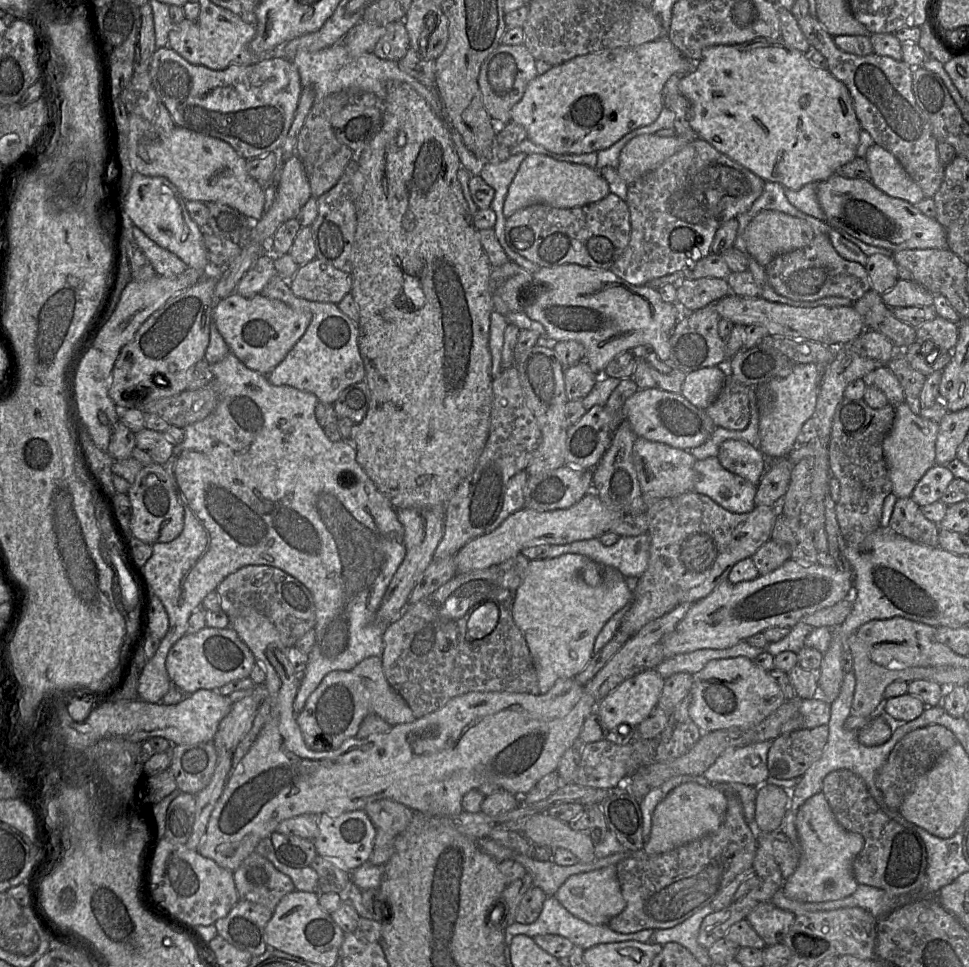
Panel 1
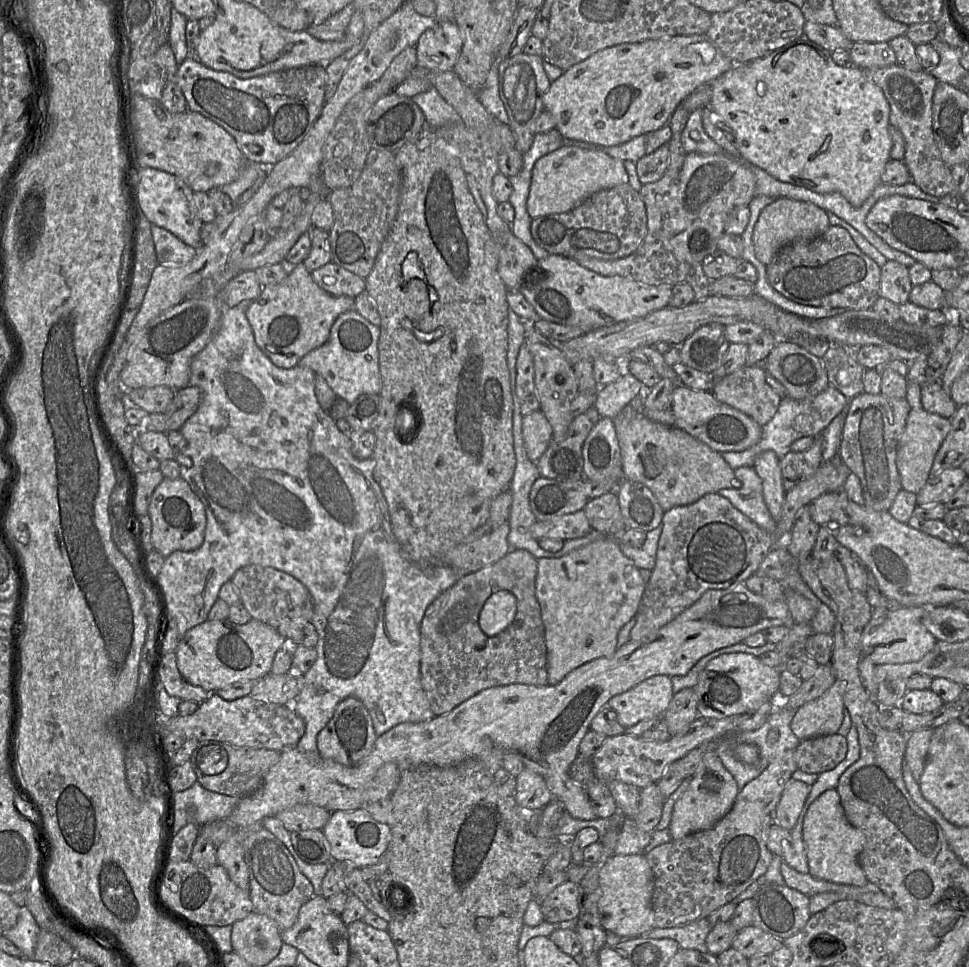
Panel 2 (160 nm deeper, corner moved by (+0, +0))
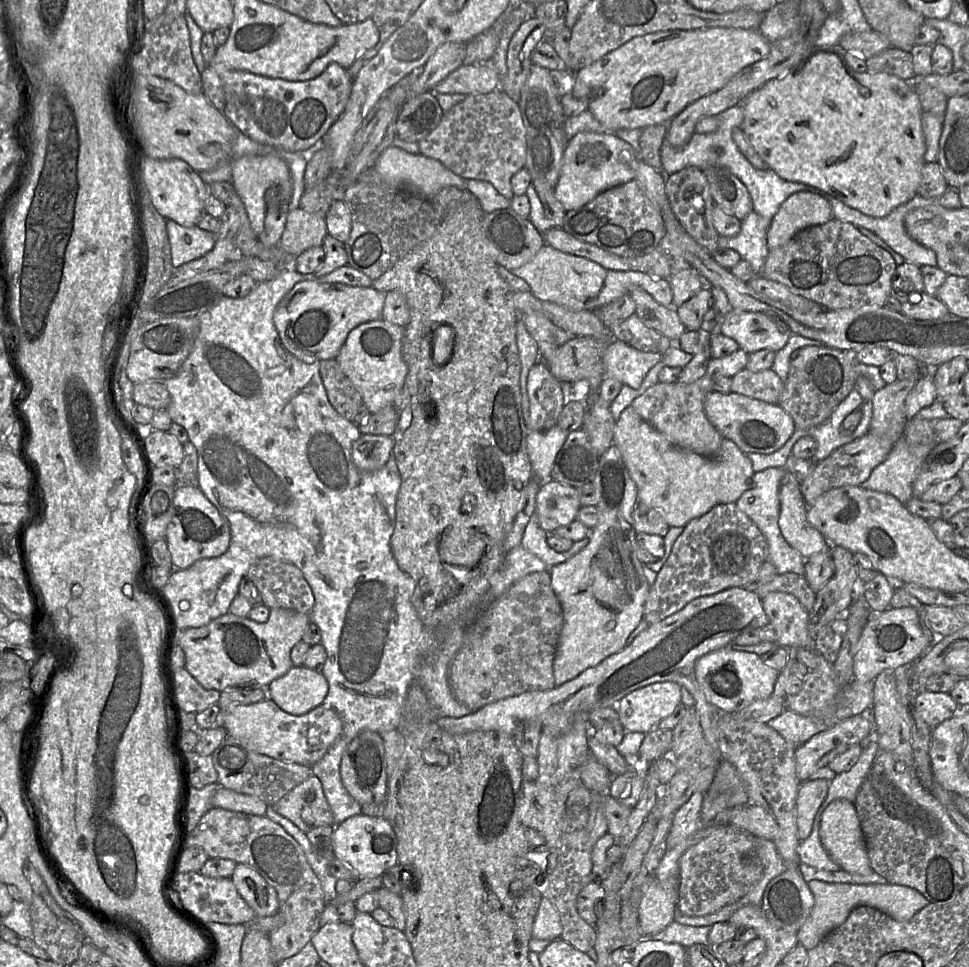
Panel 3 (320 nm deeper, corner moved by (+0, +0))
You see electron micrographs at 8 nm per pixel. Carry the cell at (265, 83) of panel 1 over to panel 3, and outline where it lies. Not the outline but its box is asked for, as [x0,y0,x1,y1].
[201,63,354,152]

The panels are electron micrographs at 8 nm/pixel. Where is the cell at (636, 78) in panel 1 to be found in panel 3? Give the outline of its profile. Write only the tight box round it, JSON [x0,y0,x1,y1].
[571,27,772,131]

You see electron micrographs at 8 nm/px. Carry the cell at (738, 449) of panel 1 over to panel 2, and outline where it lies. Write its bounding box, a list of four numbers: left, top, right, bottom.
[752,450,787,522]

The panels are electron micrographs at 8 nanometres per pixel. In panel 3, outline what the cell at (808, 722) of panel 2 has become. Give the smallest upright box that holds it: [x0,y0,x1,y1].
[853,608,930,683]

